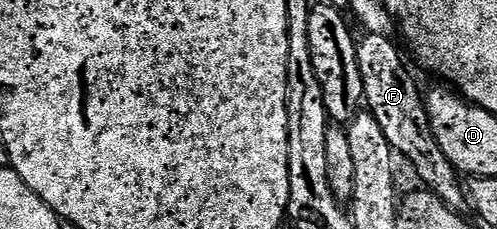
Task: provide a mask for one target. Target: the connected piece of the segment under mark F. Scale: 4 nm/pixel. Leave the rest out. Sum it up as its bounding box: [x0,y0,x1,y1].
[357,32,467,205]

